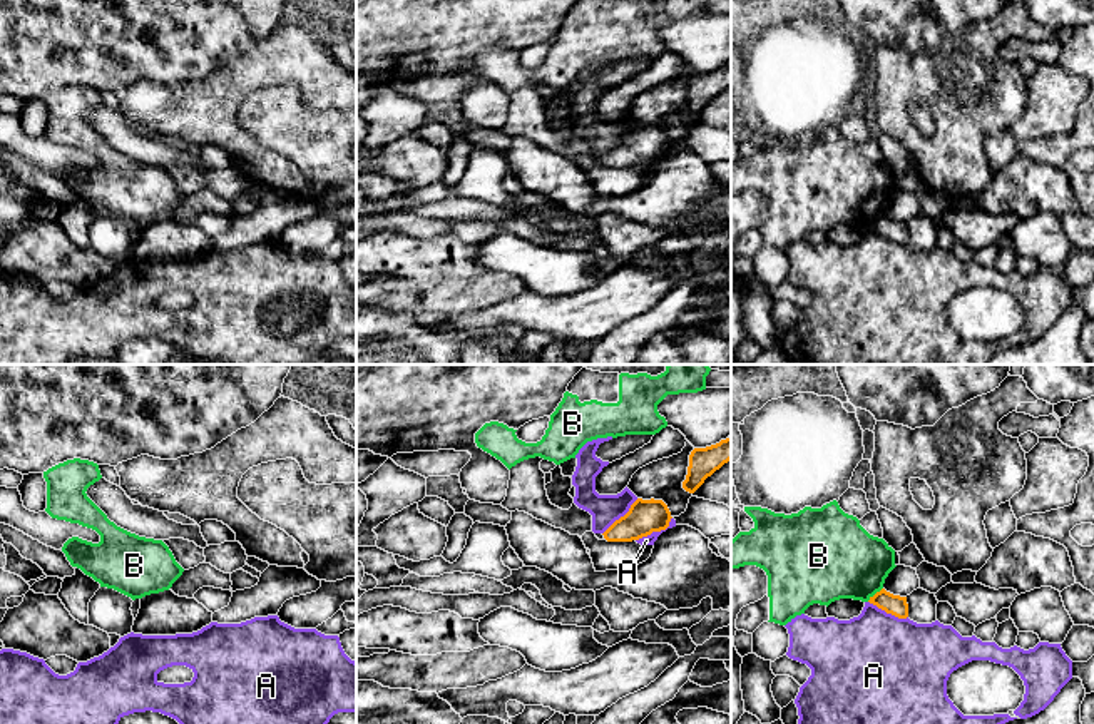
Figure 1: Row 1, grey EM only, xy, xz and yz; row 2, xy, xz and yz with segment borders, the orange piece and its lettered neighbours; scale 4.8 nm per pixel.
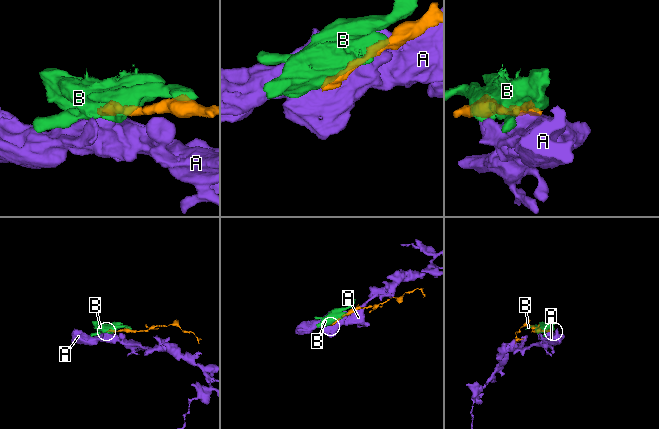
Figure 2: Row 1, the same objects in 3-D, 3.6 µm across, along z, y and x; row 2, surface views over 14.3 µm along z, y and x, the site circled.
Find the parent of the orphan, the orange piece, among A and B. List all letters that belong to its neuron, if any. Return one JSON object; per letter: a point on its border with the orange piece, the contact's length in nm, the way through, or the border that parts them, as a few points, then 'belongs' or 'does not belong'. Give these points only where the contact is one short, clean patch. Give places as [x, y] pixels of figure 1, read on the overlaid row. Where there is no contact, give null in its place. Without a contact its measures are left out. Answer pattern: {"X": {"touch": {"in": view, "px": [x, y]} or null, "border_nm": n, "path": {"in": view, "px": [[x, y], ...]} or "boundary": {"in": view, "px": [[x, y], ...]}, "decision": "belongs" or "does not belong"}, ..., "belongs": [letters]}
{"A": {"touch": {"in": "xz", "px": [656, 530]}, "border_nm": 200, "boundary": {"in": "xz", "px": [[671, 517], [664, 529], [653, 530], [636, 540]]}, "decision": "does not belong"}, "B": {"touch": {"in": "yz", "px": [875, 594]}, "border_nm": 100, "boundary": {"in": "yz", "px": [[882, 587], [867, 601]]}, "decision": "does not belong"}, "belongs": []}

